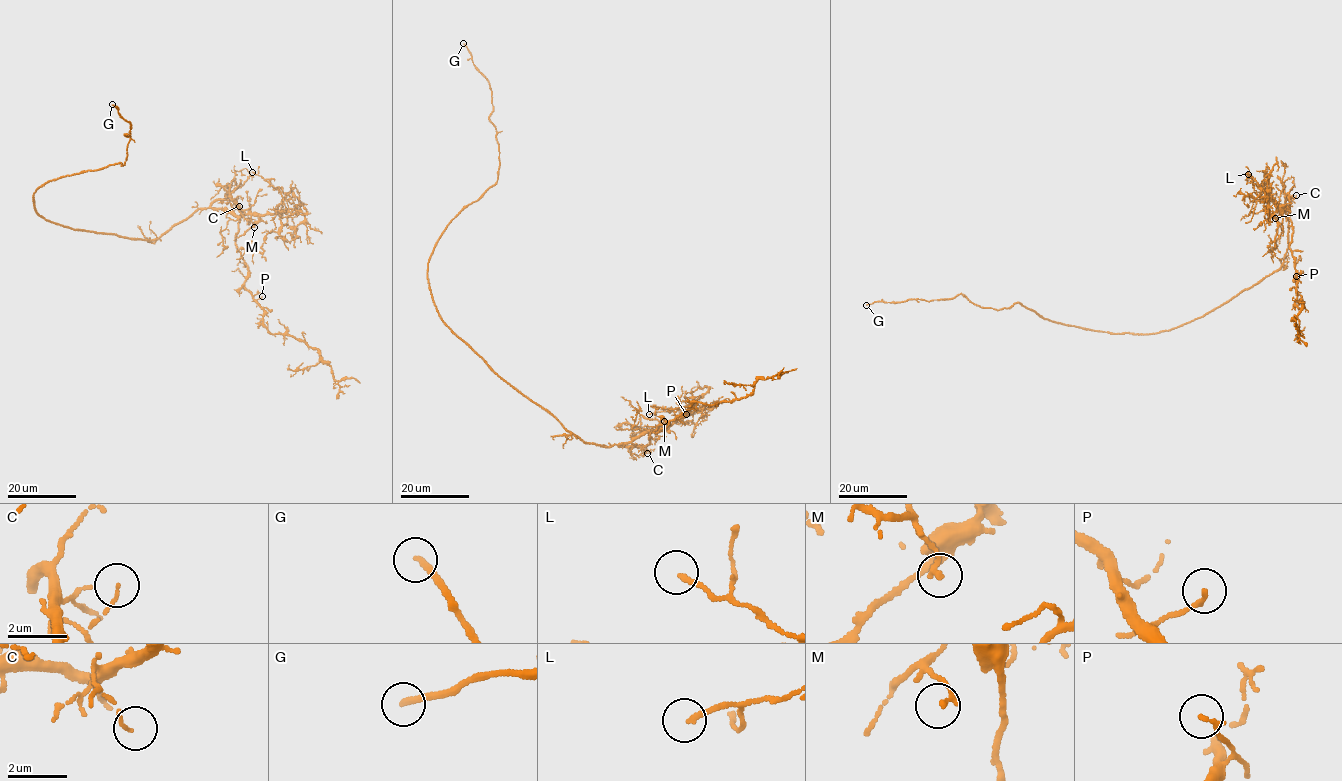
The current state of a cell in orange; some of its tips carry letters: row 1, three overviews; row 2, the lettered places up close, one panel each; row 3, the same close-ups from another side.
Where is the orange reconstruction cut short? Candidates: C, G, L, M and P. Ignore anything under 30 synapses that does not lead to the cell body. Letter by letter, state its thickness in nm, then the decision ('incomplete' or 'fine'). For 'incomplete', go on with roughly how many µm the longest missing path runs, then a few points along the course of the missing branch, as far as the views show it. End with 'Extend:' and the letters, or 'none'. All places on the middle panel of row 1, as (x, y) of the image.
C: calibre 90 nm; fine
G: calibre 240 nm; incomplete; missing 20 µm; course (463, 43), (434, 13), (444, 7)
L: calibre 160 nm; incomplete; missing 45 µm; course (649, 414), (638, 422), (613, 426), (606, 433), (585, 438), (570, 431), (559, 433), (547, 428), (557, 432)
M: calibre 180 nm; fine
P: calibre 160 nm; fine
Extend: G, L

